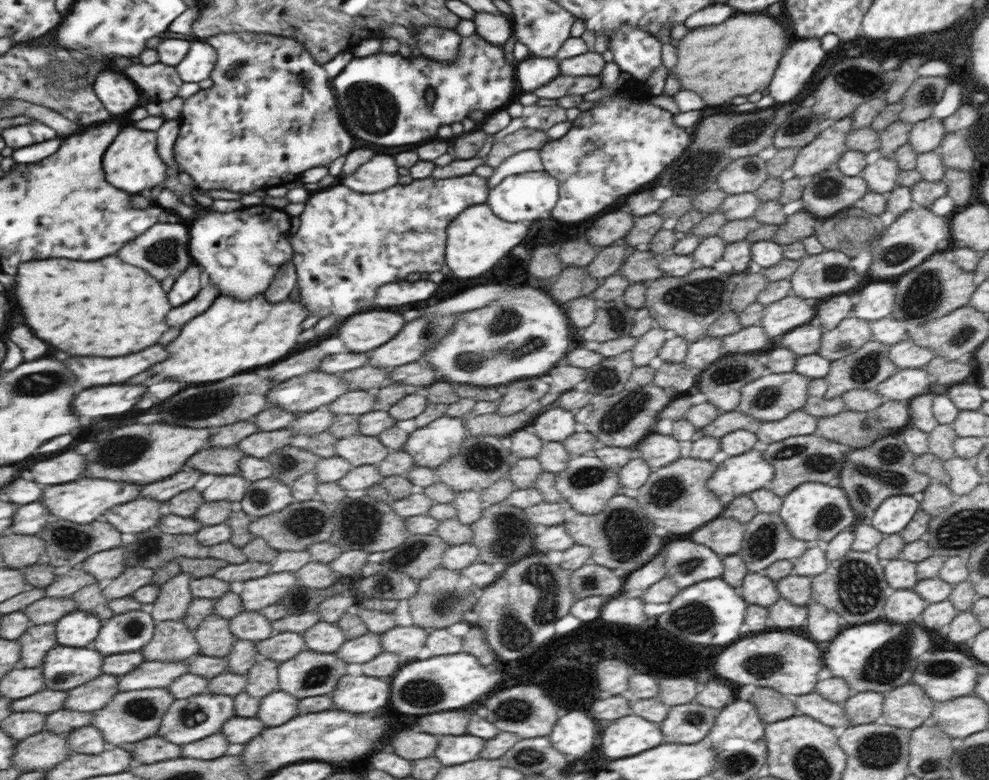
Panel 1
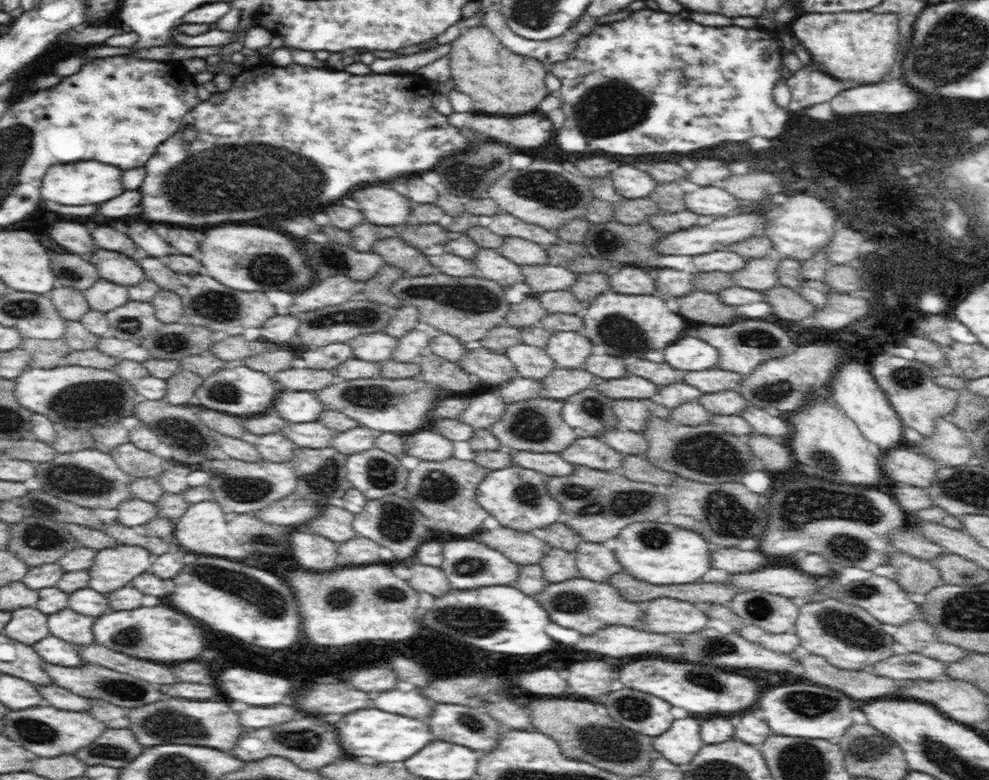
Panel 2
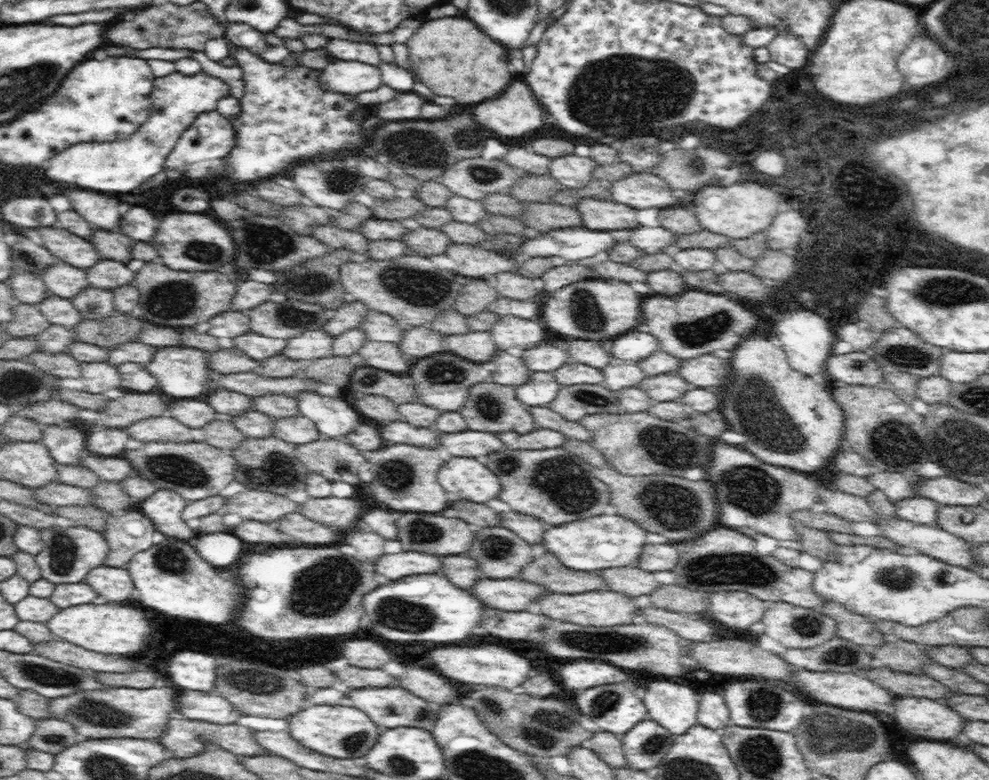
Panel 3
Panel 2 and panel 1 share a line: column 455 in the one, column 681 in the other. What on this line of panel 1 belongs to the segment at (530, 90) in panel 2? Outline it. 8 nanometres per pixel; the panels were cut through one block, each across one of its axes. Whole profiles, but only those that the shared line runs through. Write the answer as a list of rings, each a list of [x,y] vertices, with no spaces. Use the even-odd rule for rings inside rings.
[[[739,14],[715,26],[688,29],[677,41],[677,63],[670,74],[679,78],[683,90],[711,94],[701,98],[713,106],[723,104],[733,96],[747,96],[763,90],[769,84],[783,50],[791,44],[791,36],[779,22],[775,22],[775,17]]]

